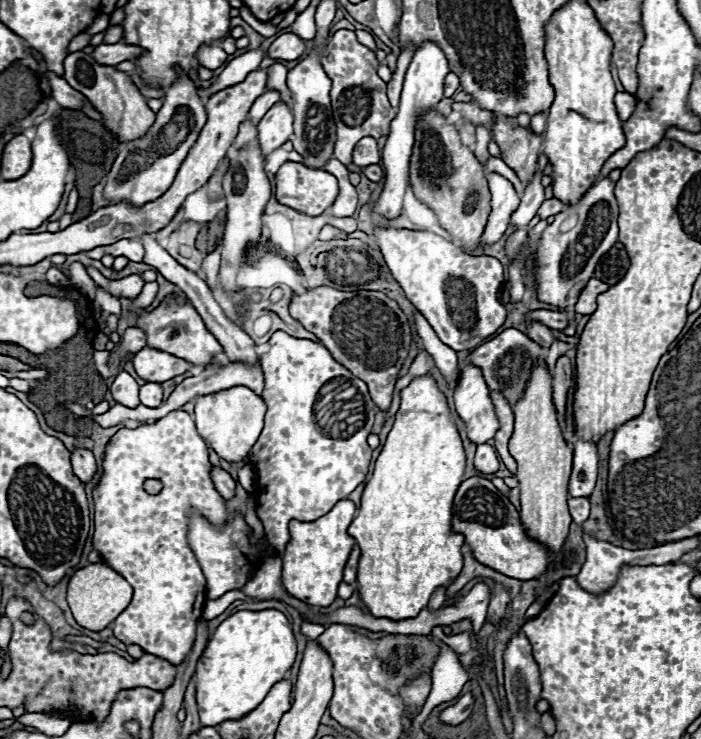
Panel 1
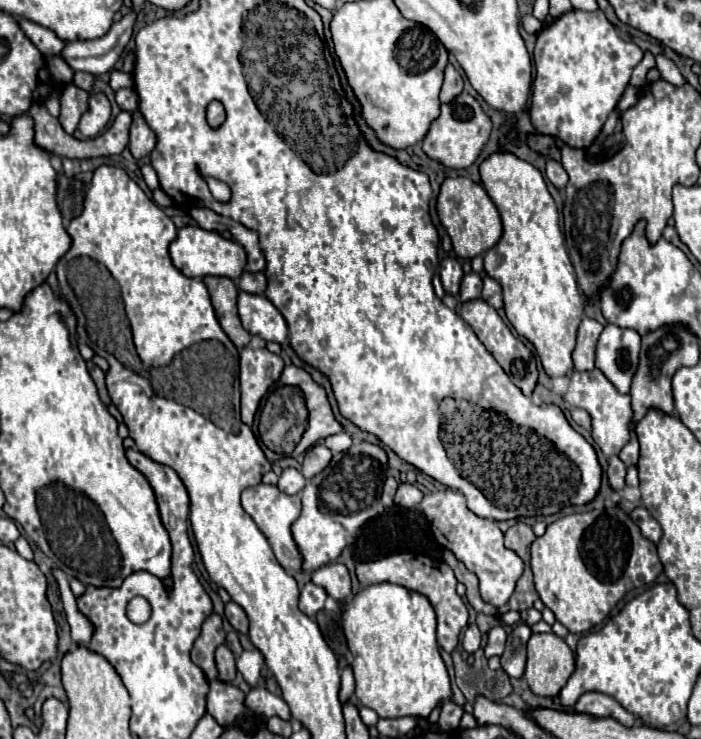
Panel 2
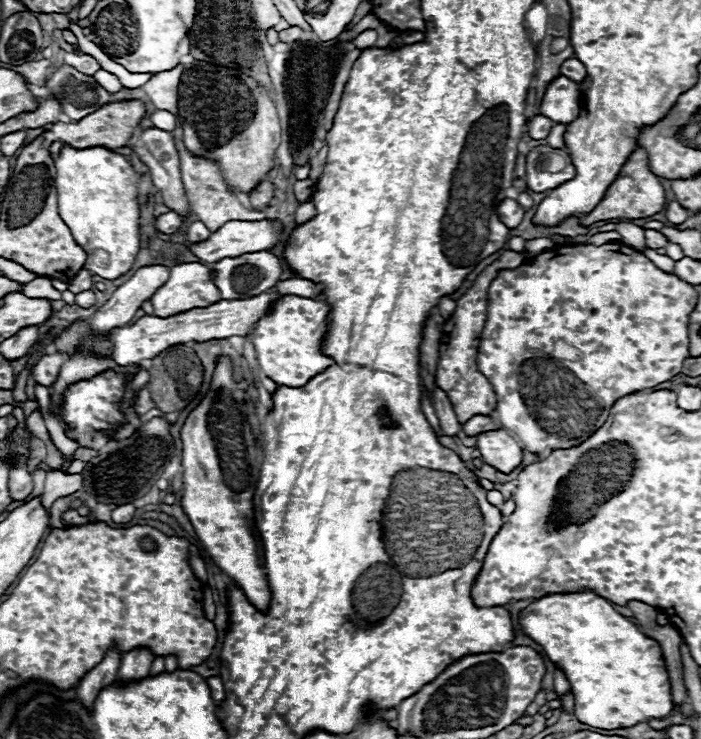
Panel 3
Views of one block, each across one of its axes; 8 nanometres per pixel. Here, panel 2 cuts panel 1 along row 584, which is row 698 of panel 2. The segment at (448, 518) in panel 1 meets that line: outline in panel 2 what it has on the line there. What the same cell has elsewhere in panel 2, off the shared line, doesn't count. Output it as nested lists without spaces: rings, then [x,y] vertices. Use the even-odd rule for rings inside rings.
[[[380,582],[360,588],[350,600],[338,602],[338,606],[344,620],[348,648],[354,658],[352,670],[356,678],[356,698],[360,704],[372,708],[380,718],[430,716],[438,702],[450,698],[450,678],[436,642],[436,614],[424,594],[400,584]]]

